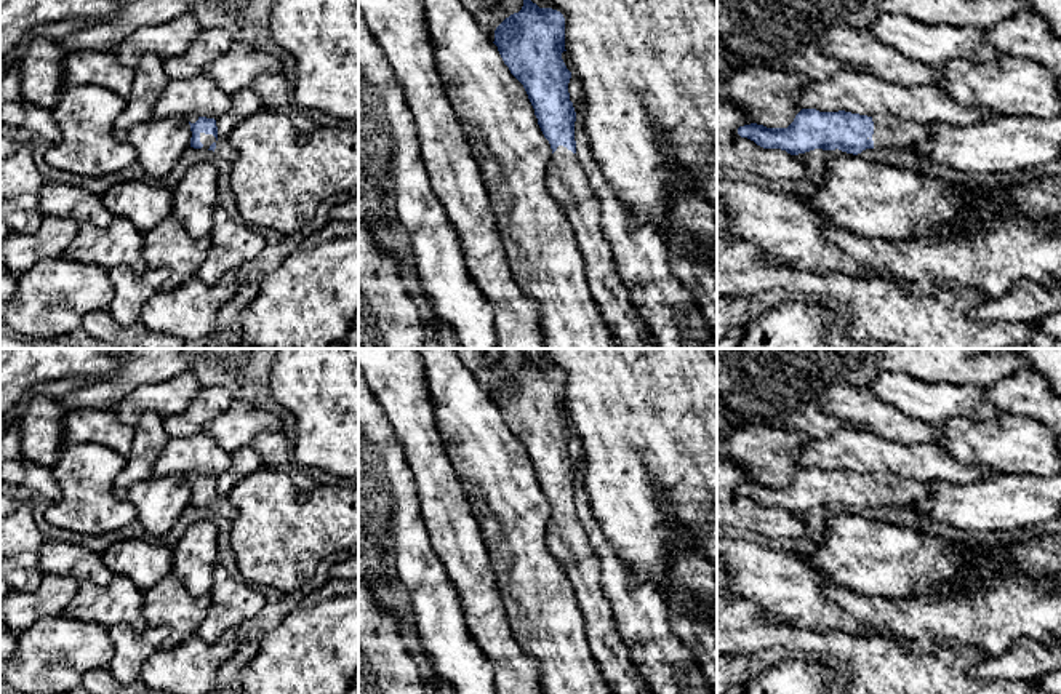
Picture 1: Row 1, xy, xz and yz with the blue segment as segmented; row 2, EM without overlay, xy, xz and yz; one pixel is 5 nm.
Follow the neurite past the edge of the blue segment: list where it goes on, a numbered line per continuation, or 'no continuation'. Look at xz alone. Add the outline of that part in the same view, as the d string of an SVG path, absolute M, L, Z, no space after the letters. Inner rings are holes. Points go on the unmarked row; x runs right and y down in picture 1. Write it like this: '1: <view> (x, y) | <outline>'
1: xz (567, 539) | M559 504L547 523L547 545L565 569L584 617L587 640L611 694L651 694L618 632L602 588L599 558L576 512Z

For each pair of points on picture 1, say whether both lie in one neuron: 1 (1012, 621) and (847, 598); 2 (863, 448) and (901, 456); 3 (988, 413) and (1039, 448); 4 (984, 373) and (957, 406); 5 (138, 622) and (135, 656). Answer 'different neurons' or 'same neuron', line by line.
1: same neuron
2: same neuron
3: different neurons
4: different neurons
5: different neurons

